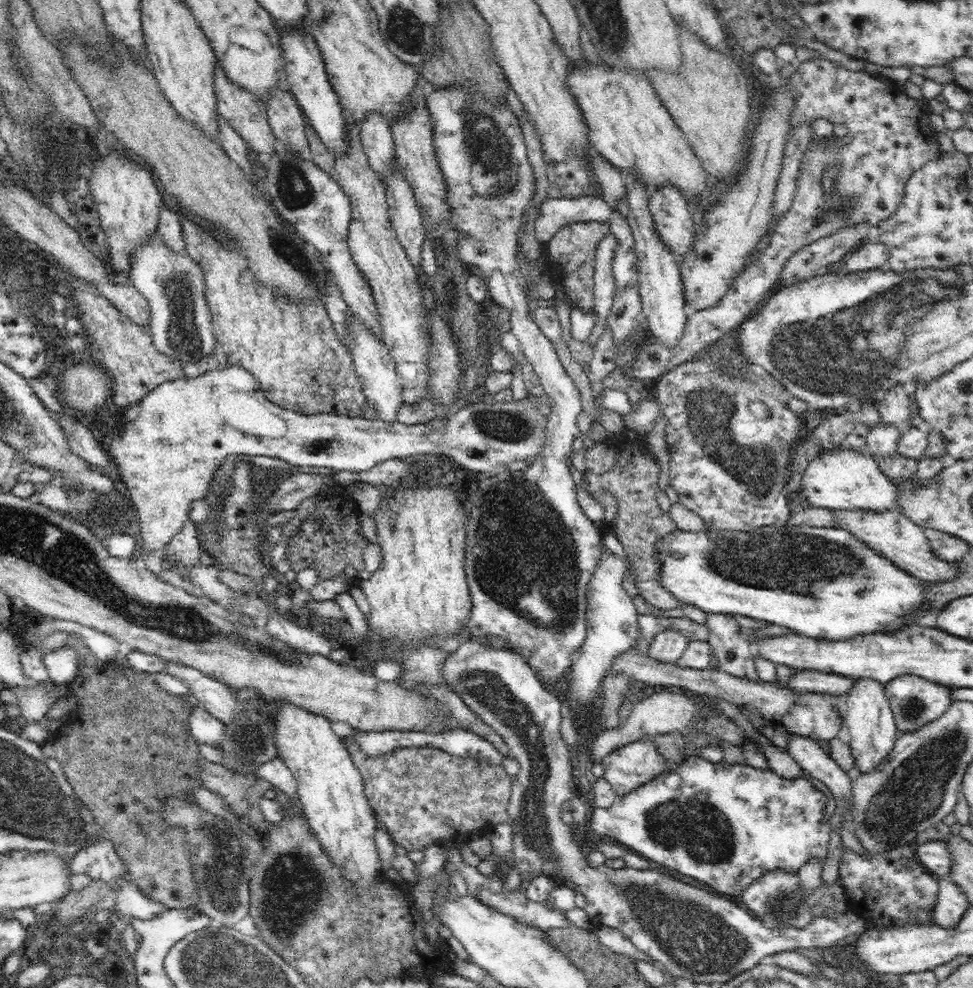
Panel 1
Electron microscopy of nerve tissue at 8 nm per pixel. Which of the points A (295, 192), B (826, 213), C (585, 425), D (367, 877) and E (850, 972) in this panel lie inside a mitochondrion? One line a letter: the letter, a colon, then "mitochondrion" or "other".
A: mitochondrion
B: mitochondrion
C: other
D: other
E: other

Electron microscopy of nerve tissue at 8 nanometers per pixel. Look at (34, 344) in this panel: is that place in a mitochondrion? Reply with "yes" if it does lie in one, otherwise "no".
no

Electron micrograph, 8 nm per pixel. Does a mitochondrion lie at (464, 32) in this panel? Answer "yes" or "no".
no

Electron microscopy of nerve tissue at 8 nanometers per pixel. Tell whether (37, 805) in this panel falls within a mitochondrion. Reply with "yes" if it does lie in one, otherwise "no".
yes

